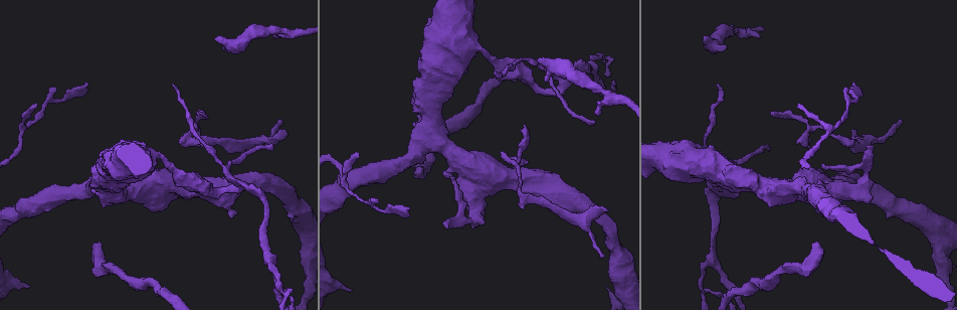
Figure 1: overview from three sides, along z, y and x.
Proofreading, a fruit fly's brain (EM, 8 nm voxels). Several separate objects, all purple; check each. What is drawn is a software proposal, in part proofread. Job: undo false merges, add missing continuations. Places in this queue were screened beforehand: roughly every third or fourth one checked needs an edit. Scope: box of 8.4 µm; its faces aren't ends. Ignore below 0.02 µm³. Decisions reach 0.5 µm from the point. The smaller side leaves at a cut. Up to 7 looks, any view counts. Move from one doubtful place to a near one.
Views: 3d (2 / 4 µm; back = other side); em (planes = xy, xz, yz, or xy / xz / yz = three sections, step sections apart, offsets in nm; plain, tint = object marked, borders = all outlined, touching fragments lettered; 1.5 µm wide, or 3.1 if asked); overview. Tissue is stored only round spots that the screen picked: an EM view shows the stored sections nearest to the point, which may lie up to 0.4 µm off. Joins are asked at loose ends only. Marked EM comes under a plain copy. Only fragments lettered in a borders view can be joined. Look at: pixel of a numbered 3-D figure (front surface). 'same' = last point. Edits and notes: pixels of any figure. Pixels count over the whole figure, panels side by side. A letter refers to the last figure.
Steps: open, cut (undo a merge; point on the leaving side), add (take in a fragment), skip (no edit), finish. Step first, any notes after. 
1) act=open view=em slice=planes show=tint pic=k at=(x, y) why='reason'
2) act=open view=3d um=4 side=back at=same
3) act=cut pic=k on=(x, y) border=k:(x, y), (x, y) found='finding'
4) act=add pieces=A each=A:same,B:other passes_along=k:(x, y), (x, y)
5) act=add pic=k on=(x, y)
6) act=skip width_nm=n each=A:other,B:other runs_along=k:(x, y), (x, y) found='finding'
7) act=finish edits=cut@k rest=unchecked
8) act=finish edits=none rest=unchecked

act=open view=3d um=4 pic=1 at=(855, 133) why='branch stops here'

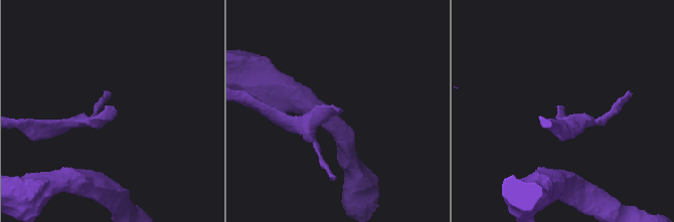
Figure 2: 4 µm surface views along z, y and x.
act=open view=em slice=planes show=borders pic=2 at=(562, 110)

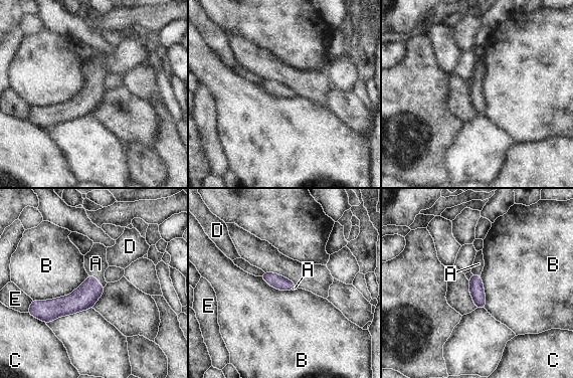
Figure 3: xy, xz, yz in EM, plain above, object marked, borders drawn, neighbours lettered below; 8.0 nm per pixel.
act=add pic=3 on=(96, 263) longest_contact=B:500nm each=A:same,B:other,C:other,D:other,E:other passes_along=3:(84, 297), (97, 279), (96, 263) found='the neuron continues'

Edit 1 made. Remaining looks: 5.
act=open view=overview why='redraw'

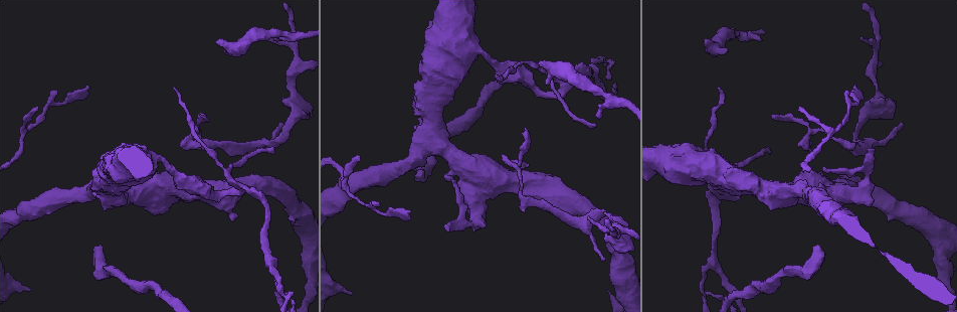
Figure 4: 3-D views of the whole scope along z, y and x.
act=open view=em slice=planes show=borders pic=4 at=(420, 177) why='stops while still wide'

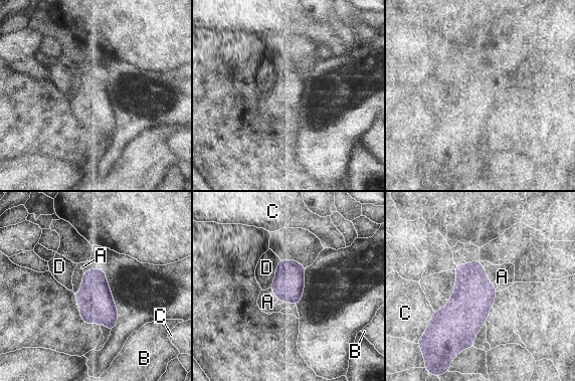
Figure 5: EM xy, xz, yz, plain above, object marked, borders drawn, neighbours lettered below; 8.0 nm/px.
act=add pic=5 on=(81, 267) each=A:same,B:other,C:other,D:other passes_along=5:(94, 299), (83, 274), (81, 267) found='the neuron continues'

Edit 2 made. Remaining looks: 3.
act=open view=overview

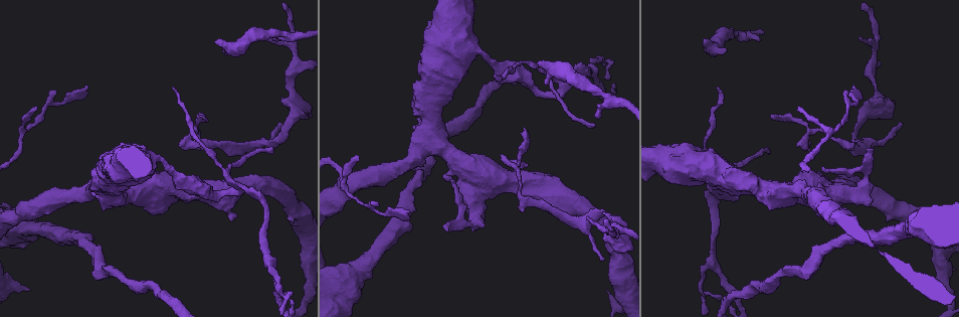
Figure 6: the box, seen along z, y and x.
act=open view=em slice=xy step=4 show=borders pic=6 at=(357, 157) why='tapers out'

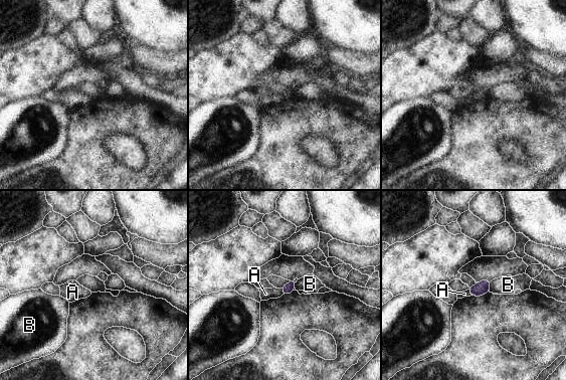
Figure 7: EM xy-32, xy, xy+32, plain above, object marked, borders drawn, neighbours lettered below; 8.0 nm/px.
act=open view=em slice=xz step=8 show=borders at=same

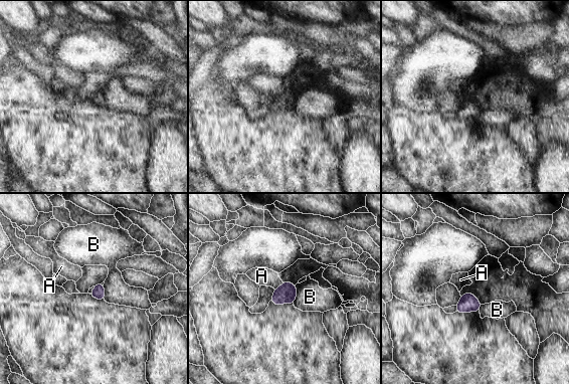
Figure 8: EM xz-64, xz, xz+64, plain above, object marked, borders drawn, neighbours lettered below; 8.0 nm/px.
act=skip each=A:other,B:other border=8:(296, 285), (296, 298), (293, 303) found='no lettered fragment goes on from it'

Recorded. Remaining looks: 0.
act=finish edits=add@3,add@5 rest=unchecked

